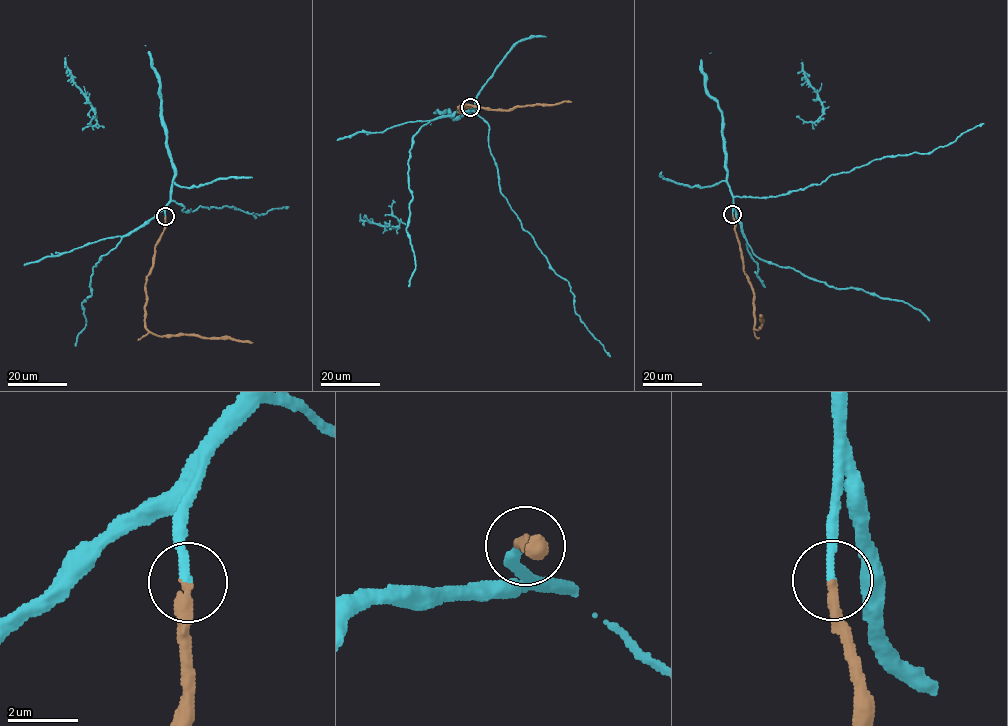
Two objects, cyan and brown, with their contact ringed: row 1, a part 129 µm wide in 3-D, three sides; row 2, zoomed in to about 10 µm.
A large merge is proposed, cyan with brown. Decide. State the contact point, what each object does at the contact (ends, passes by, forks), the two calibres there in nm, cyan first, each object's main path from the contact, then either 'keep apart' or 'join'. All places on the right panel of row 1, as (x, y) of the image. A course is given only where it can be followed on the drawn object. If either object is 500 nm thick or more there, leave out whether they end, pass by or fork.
at (732, 214); cyan ends there; brown ends there; 200 nm thick on the cyan side, 320 nm on the other; cyan runs (732, 214), (734, 197), (777, 197), (820, 184), (832, 174), (849, 172), (884, 157), (931, 153), (984, 123); brown runs (732, 214), (744, 271), (754, 296), (754, 325), (758, 329), (763, 319), (760, 321), (761, 315); join

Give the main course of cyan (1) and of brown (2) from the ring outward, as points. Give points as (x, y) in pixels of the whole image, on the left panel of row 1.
1: (165, 216), (165, 208), (172, 200), (184, 207), (182, 212), (201, 206), (232, 206), (255, 218), (288, 207)
2: (165, 216), (165, 229), (155, 247), (145, 287), (145, 327), (158, 335), (194, 334), (252, 342)

